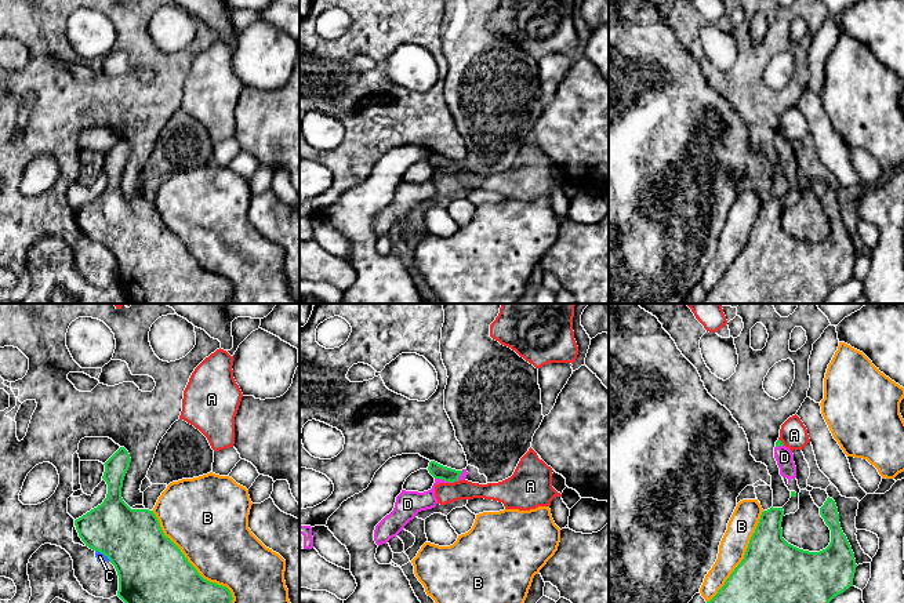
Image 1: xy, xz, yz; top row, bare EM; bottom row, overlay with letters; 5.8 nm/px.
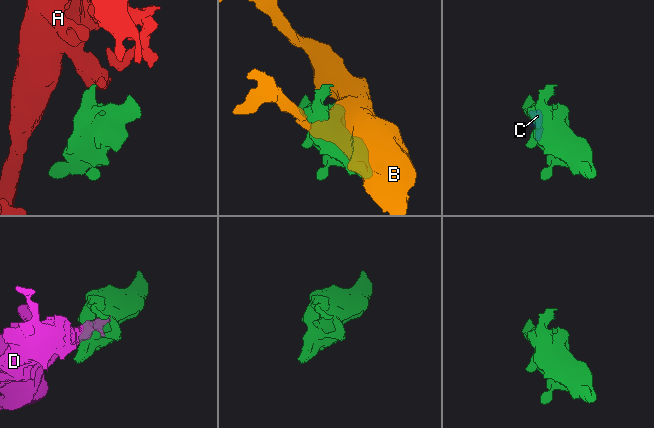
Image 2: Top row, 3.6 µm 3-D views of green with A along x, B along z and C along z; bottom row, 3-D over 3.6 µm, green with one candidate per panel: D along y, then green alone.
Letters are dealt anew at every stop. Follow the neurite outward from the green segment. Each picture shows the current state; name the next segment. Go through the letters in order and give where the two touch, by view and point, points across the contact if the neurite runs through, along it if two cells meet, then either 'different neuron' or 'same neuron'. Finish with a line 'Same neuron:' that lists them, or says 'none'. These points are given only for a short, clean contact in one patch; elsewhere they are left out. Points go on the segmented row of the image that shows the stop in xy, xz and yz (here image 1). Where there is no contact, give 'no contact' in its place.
A: contact xz (453, 482); border xz (456, 480), (450, 483); different neuron
B: contact xy (189, 563); different neuron
C: contact xy (104, 554); different neuron
D: contact xz (443, 479); same neuron
Same neuron: D

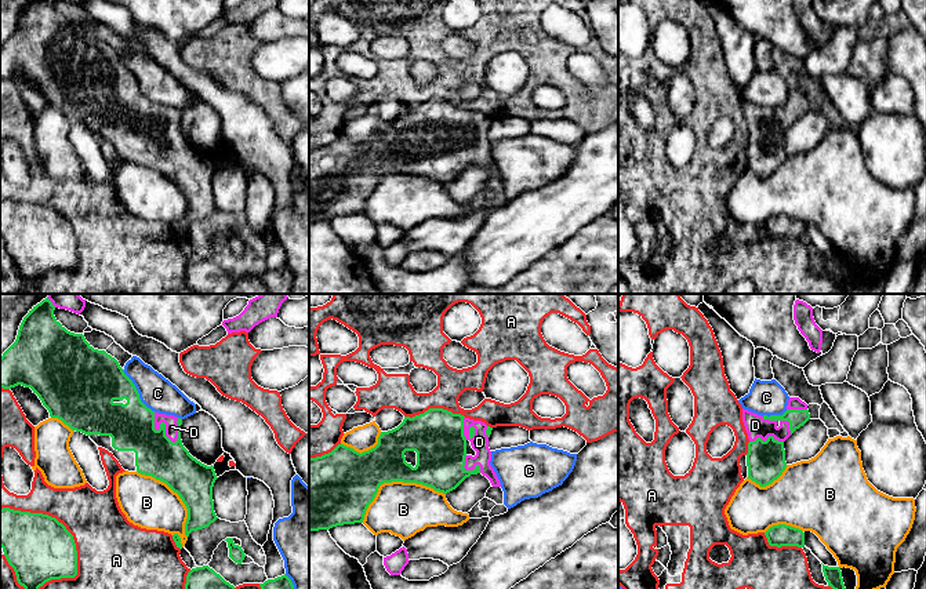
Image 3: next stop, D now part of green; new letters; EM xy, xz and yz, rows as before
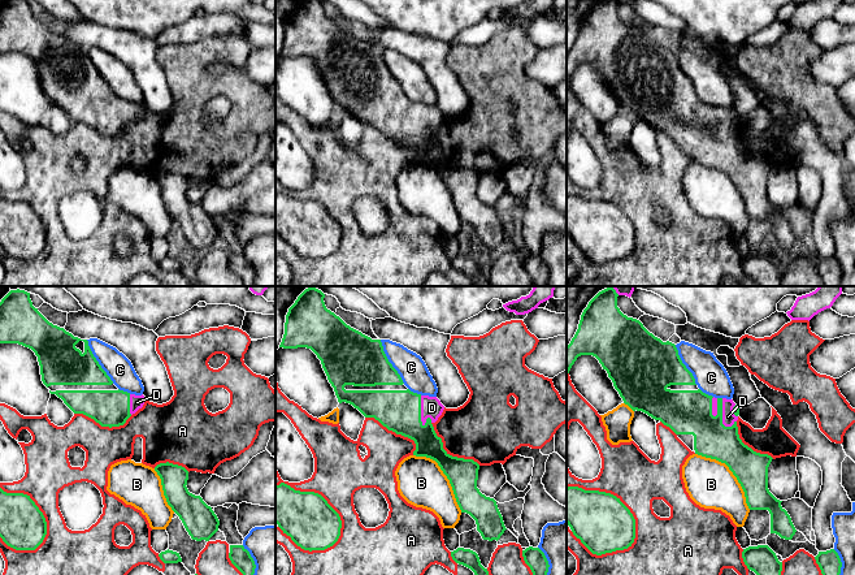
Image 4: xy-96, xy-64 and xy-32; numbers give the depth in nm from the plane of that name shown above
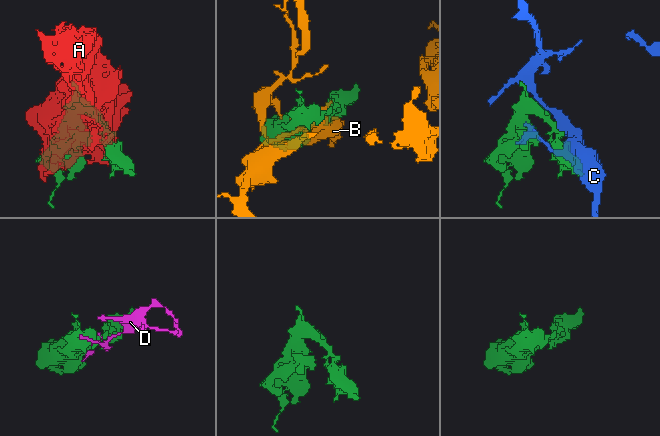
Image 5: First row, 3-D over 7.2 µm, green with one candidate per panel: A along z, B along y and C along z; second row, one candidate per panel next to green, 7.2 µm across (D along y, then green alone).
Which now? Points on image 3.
A: contact xy (55, 519); different neuron
B: contact xz (393, 480); different neuron
C: contact xy (137, 392); different neuron
D: contact xy (160, 424); same neuron
Same neuron: D

